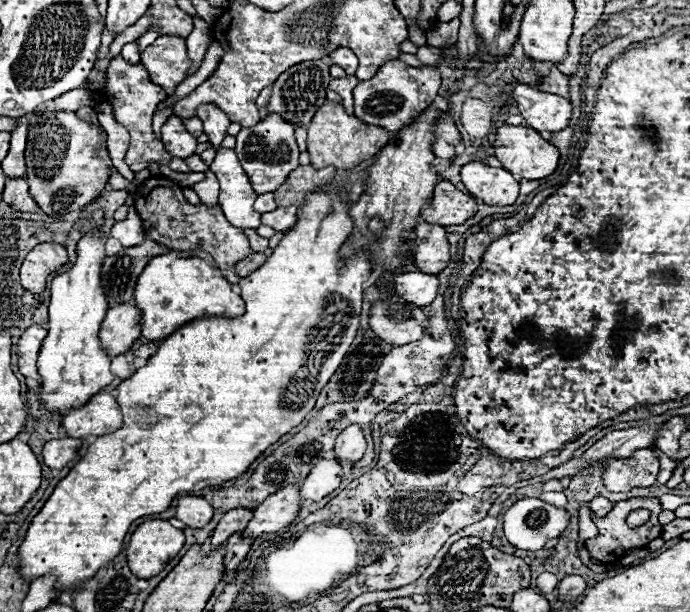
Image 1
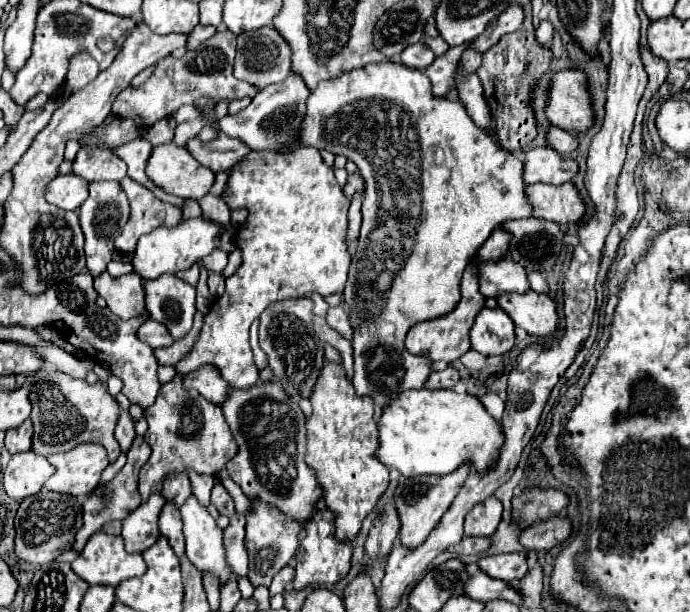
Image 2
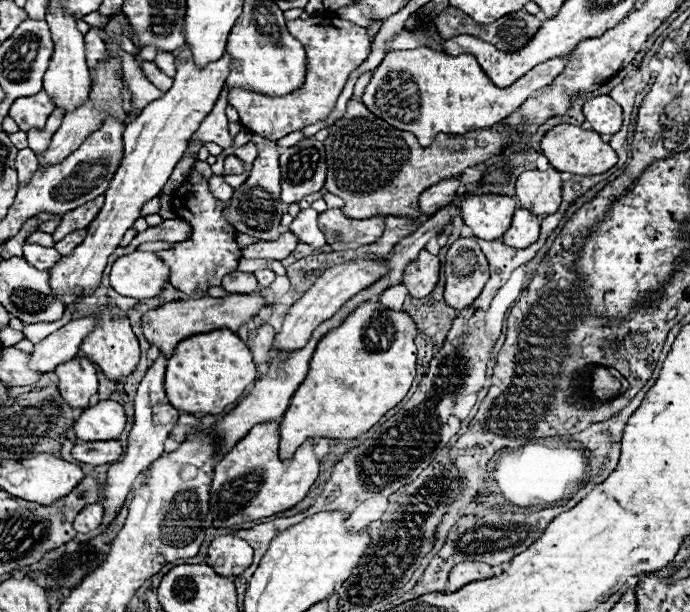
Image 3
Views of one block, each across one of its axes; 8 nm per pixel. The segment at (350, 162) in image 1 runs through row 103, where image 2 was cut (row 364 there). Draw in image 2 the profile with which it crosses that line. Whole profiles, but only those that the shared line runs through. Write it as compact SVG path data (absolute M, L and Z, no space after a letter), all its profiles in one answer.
M338 364L324 366L310 402L314 412L306 422L306 464L312 468L322 488L326 508L336 516L336 540L354 542L364 518L374 510L388 488L388 468L376 458L376 406L372 398L356 396L352 382L348 382L344 368Z

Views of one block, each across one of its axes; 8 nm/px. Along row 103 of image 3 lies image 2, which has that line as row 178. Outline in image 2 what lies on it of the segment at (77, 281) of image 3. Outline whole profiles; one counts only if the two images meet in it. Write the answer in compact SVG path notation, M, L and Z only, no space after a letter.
M172 142L152 150L146 174L168 194L192 200L206 196L216 178L216 174L202 166L186 148L178 148Z

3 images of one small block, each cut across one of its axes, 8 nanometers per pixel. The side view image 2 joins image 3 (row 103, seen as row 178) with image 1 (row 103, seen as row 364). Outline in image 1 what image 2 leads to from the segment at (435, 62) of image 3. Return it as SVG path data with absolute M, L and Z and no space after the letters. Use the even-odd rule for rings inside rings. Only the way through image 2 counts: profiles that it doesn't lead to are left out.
M390 60L380 66L376 76L358 82L354 88L354 114L366 124L382 126L388 132L398 132L431 105L438 95L438 88L440 72L436 66L414 68L400 60ZM404 108L409 109L408 112L404 112Z

